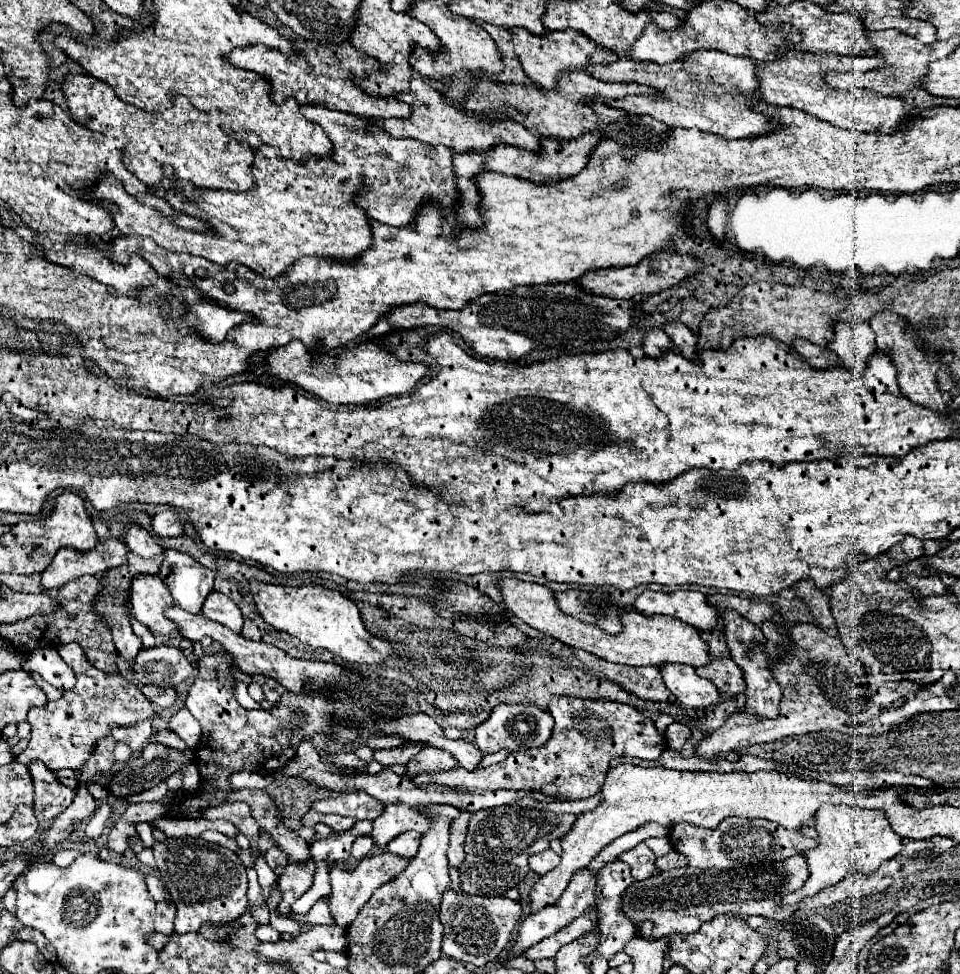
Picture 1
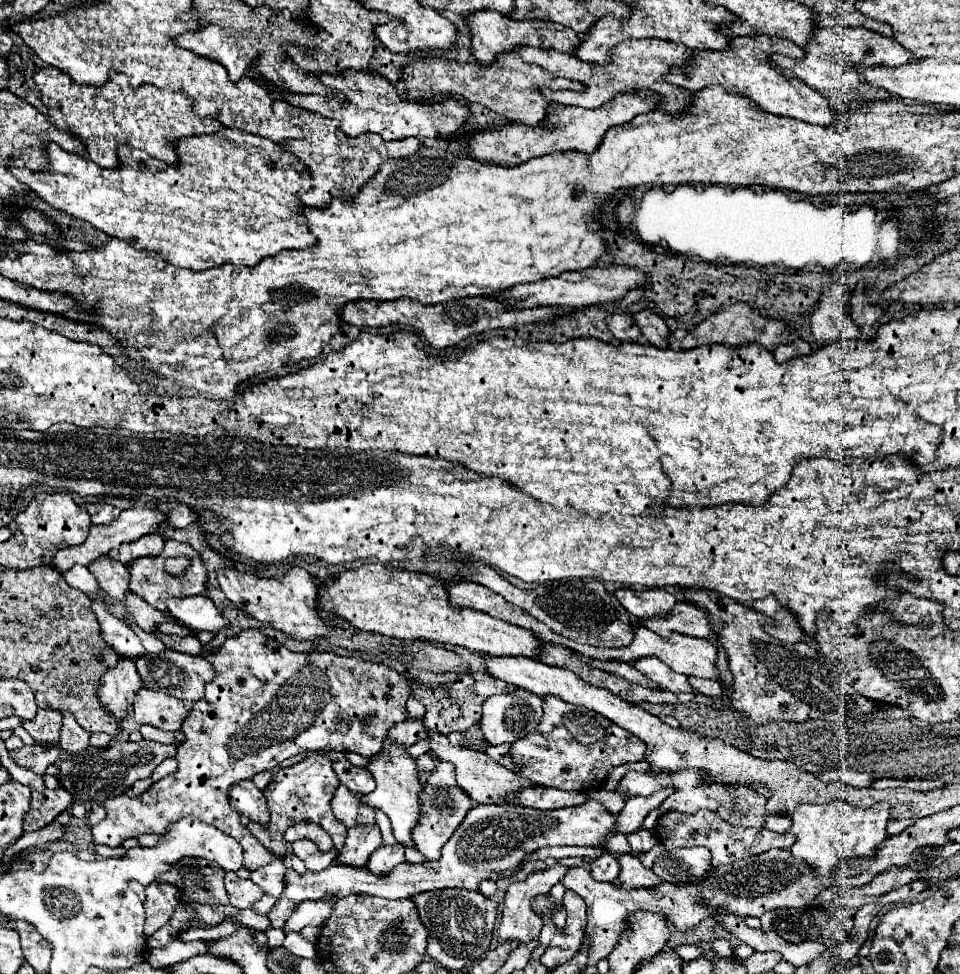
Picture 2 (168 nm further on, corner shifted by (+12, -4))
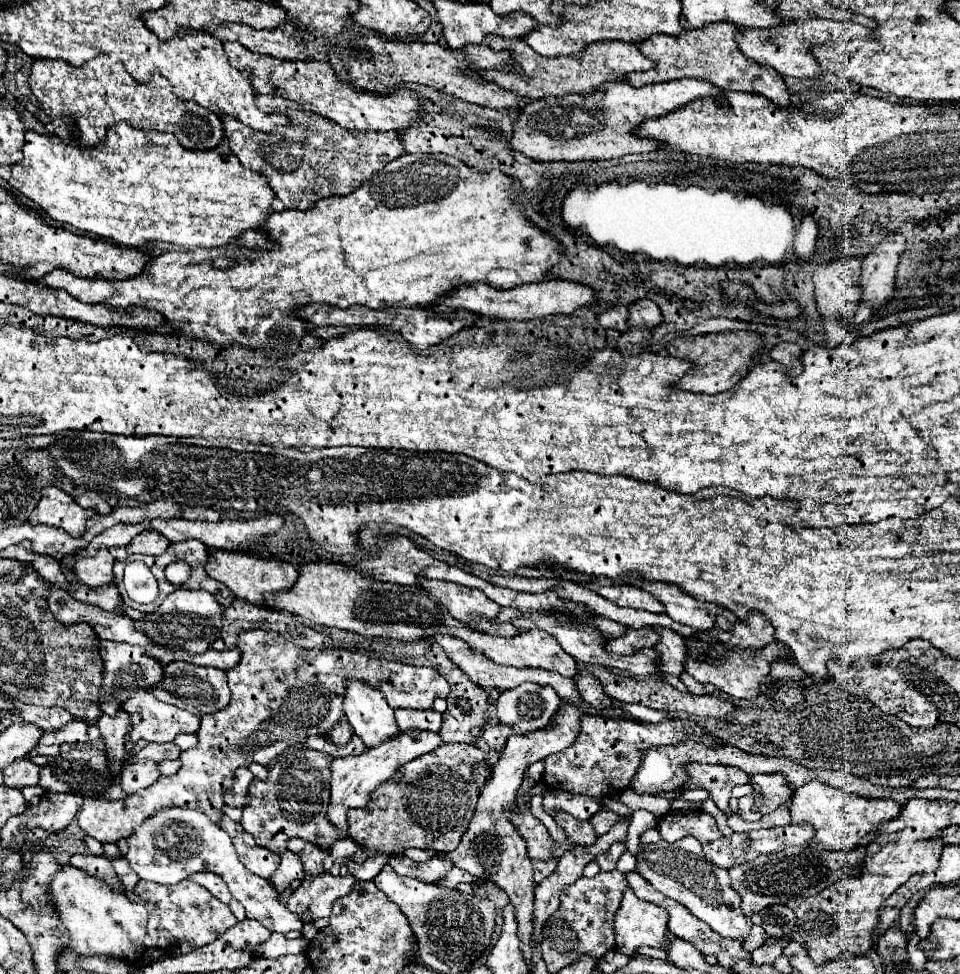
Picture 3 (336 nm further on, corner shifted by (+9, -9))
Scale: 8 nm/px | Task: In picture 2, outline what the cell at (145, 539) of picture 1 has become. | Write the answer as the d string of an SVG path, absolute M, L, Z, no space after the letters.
M93 503L93 505L87 505L87 511L91 515L91 521L95 525L109 525L117 519L117 515L121 513L117 507L113 505L101 505L101 503Z

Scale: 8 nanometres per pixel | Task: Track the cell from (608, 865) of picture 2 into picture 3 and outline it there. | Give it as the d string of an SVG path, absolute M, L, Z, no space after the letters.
M616 842L616 844L612 844L606 852L598 854L598 856L596 856L596 862L598 862L600 870L602 870L602 872L614 870L614 866L616 866L616 862L618 862L618 858L620 858L622 852L626 852L626 844L624 844L624 842Z

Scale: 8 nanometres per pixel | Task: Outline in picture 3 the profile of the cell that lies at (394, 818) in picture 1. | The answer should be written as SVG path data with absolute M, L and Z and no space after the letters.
M320 874L314 878L304 878L300 888L288 898L288 910L294 912L302 922L314 922L318 918L330 916L334 900L348 894L356 878Z

